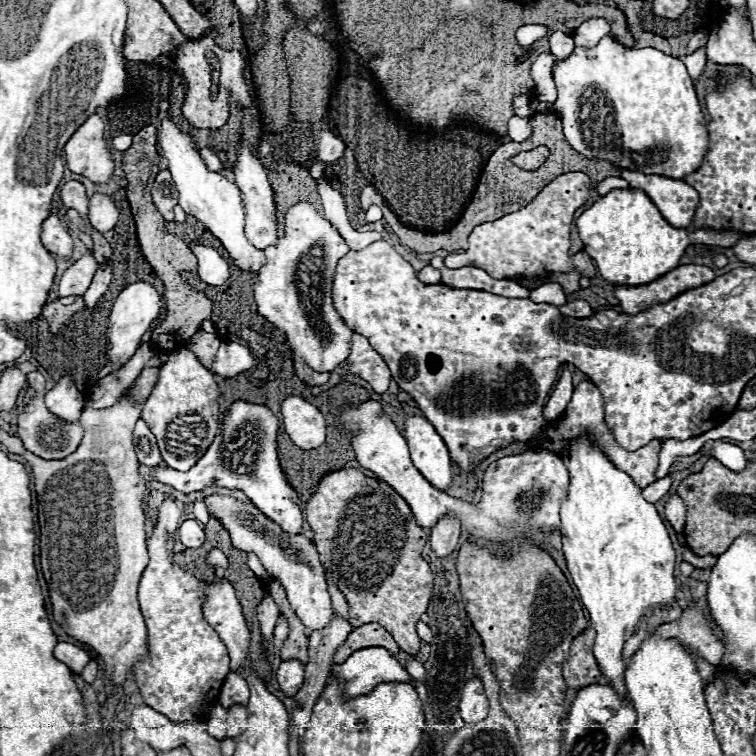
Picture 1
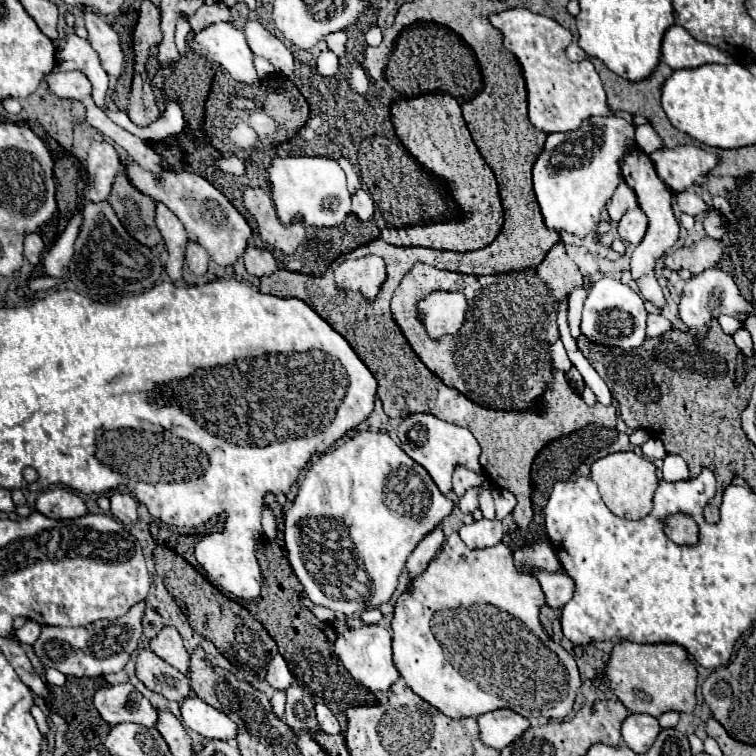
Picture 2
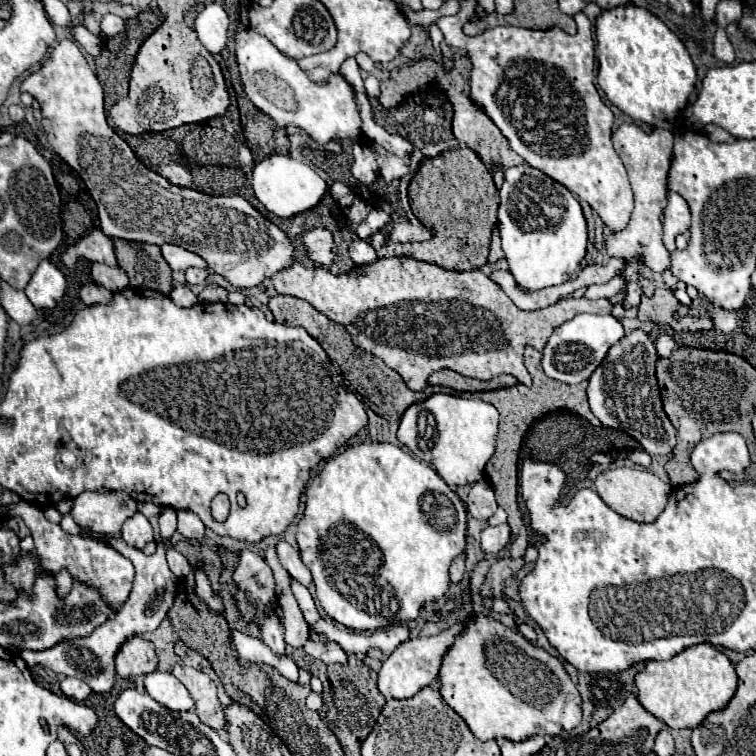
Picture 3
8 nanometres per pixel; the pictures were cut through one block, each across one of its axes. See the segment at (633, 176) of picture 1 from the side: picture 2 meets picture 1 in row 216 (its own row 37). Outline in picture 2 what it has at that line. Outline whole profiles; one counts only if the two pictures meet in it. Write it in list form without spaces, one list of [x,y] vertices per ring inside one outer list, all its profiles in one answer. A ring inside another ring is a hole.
[[[670,26],[662,42],[662,62],[670,68],[698,68],[704,64],[734,64],[728,52],[694,40],[682,26]]]

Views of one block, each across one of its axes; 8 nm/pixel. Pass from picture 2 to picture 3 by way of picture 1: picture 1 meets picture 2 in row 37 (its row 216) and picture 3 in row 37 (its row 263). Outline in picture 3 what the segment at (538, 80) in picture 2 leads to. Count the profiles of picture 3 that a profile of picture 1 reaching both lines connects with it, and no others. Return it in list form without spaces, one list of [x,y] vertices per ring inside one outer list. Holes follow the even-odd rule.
[[[580,12],[574,16],[577,32],[574,36],[562,32],[558,26],[546,30],[532,30],[520,26],[496,26],[478,36],[466,36],[460,28],[458,16],[444,16],[436,24],[444,32],[450,46],[464,48],[472,60],[472,96],[478,106],[494,120],[500,132],[508,138],[514,152],[518,152],[530,166],[546,172],[556,182],[568,186],[580,200],[586,200],[612,232],[628,226],[632,214],[632,190],[626,168],[616,154],[610,134],[614,114],[598,94],[594,84],[594,38],[592,23]]]

